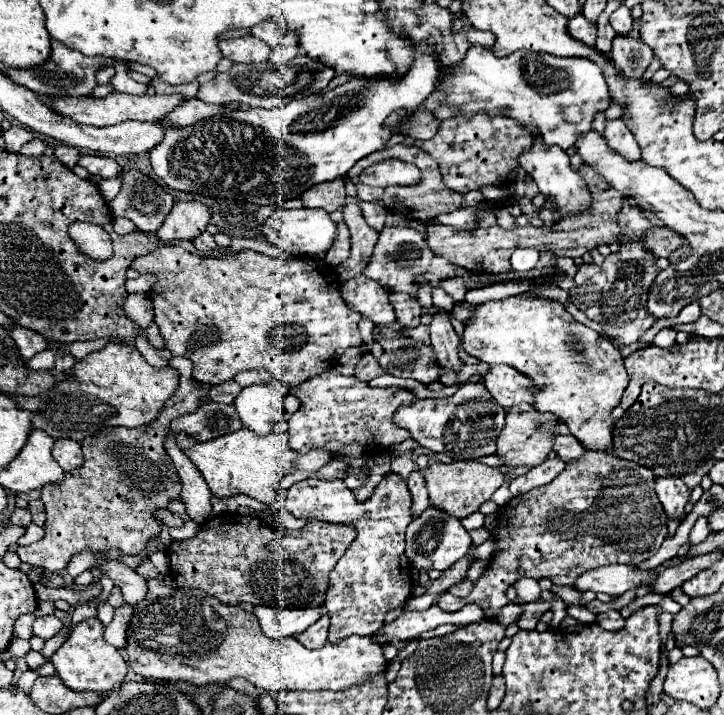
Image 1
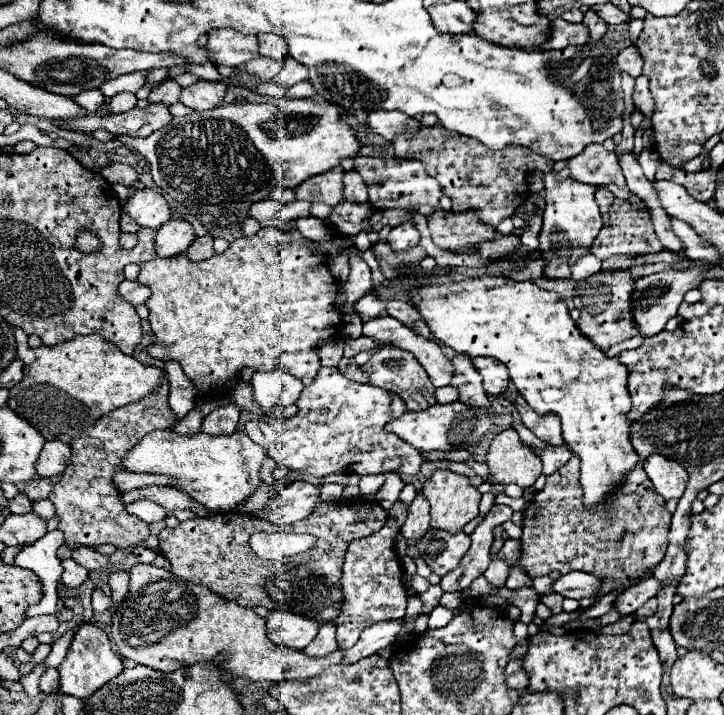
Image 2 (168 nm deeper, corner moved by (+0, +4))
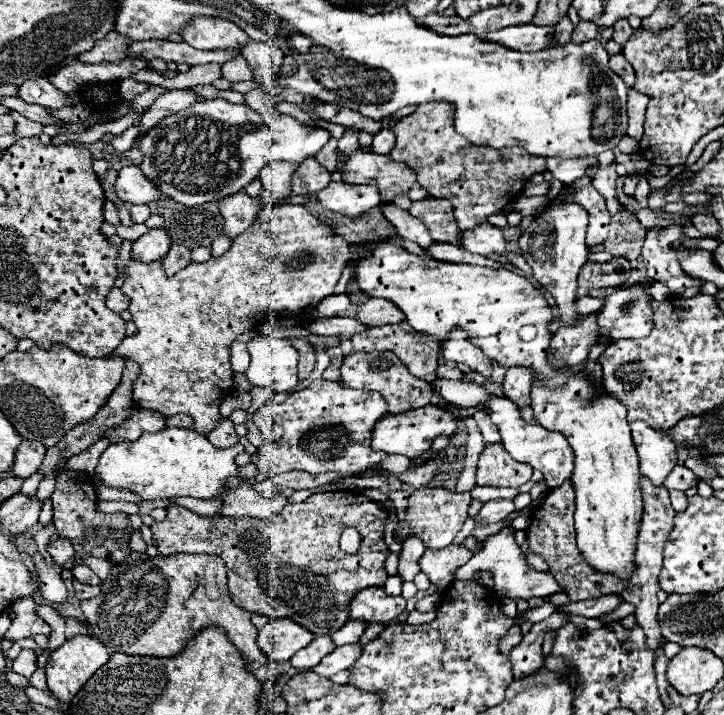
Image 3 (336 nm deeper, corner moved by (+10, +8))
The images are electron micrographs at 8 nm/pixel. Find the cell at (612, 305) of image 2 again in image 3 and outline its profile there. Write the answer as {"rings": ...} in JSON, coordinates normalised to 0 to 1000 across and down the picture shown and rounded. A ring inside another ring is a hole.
{"rings":[[[826,439],[804,442],[804,448],[793,453],[776,453],[765,467],[765,492],[771,492],[771,503],[776,509],[801,512],[815,487],[826,478]]]}

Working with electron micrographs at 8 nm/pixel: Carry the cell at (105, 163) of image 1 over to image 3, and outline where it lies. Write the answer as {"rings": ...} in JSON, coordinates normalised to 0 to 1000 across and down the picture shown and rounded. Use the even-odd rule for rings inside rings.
{"rings":[[[180,229],[166,235],[163,252],[160,252],[160,271],[166,280],[177,285],[207,285],[221,277],[221,269],[196,246],[193,235]]]}

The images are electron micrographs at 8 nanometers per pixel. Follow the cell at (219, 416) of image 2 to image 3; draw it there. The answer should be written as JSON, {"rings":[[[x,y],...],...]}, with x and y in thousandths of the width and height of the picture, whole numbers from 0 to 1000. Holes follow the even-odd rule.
{"rings":[[[304,585],[304,590],[285,607],[285,613],[301,627],[323,624],[329,618],[329,607],[323,604],[323,593],[318,585]]]}

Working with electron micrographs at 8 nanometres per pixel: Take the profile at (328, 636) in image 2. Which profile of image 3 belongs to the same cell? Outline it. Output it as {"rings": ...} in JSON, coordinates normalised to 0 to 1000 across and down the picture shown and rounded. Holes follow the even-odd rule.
{"rings":[[[436,890],[423,906],[417,906],[414,912],[409,912],[401,920],[401,929],[412,937],[431,937],[461,906],[464,906],[464,901],[459,898],[456,890]]]}

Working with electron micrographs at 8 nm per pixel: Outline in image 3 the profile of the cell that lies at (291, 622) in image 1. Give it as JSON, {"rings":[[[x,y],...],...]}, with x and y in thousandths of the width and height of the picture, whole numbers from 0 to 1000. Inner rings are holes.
{"rings":[[[398,864],[373,867],[356,884],[356,903],[376,926],[401,923],[406,912],[425,903],[428,895],[434,895],[434,887],[423,884],[423,878]]]}

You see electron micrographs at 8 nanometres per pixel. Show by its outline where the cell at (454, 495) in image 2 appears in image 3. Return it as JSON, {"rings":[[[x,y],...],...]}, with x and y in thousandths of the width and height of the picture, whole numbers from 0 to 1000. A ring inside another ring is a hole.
{"rings":[[[577,683],[566,691],[564,697],[564,713],[561,713],[561,724],[552,730],[550,736],[550,758],[564,750],[564,747],[575,747],[586,755],[588,766],[597,769],[608,769],[616,766],[627,750],[638,741],[638,733],[646,722],[646,708],[652,702],[652,694],[646,688],[624,688],[619,683]]]}

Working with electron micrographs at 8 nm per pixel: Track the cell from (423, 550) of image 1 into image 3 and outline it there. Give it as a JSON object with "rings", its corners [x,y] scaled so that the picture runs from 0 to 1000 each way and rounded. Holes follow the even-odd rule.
{"rings":[[[622,761],[610,769],[588,769],[580,780],[580,797],[594,808],[597,817],[605,820],[605,825],[619,822],[627,814],[627,800],[644,783],[652,780],[652,772],[644,764]]]}

